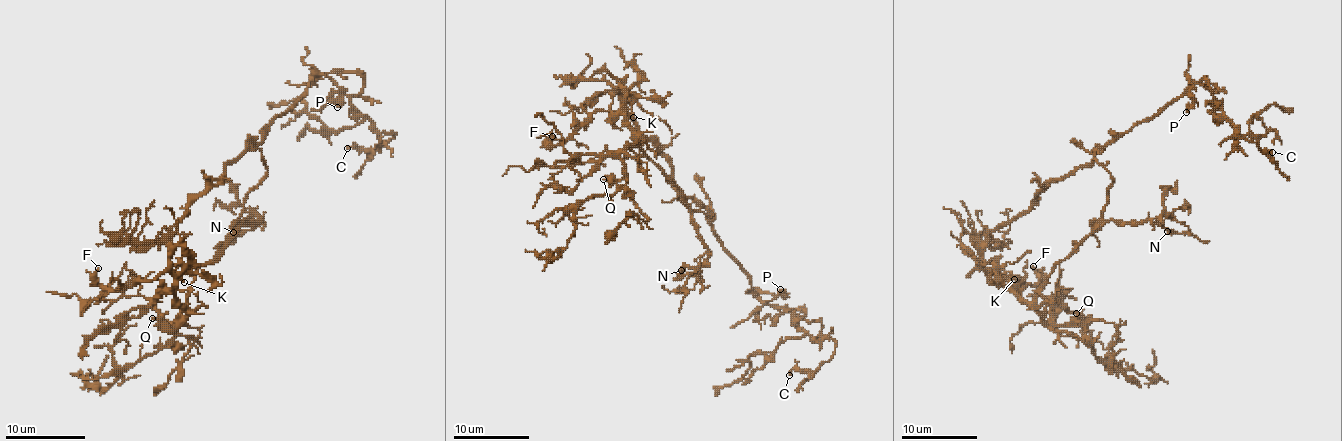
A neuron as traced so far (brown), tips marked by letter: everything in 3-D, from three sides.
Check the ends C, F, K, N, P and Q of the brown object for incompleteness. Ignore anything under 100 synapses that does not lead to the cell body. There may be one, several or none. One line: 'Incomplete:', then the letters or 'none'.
Incomplete: none

